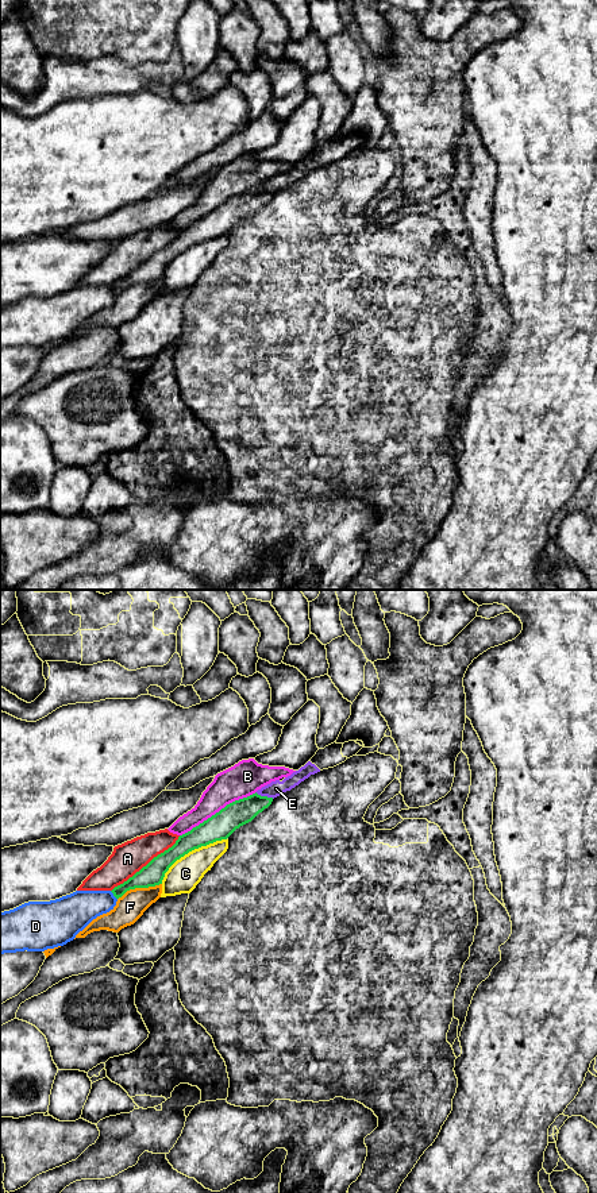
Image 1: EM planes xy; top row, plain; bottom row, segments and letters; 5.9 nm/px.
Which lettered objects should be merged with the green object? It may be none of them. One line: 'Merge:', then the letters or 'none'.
Merge: none

